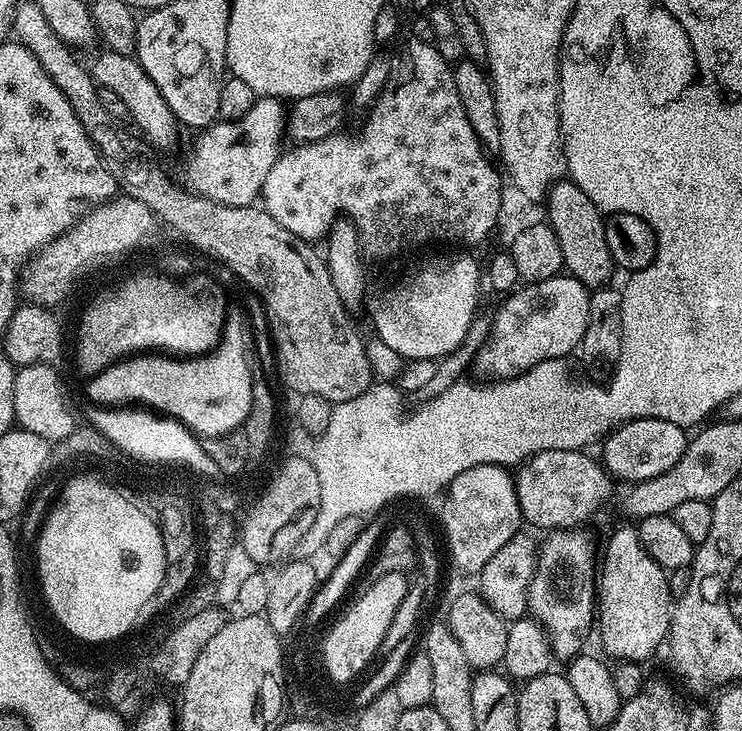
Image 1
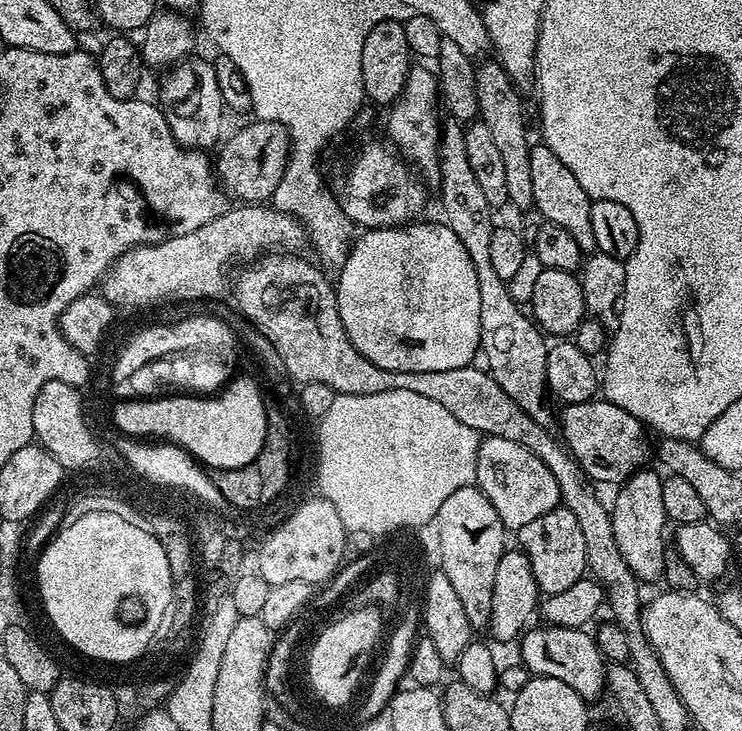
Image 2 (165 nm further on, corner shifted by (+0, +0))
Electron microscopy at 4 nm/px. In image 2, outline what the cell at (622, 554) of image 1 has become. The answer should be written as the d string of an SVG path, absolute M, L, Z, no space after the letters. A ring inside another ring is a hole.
M641 470L633 474L615 489L616 501L611 501L610 511L614 526L614 542L618 542L618 554L637 580L659 581L664 575L664 524L669 523L666 506L662 506L662 476L659 471Z

